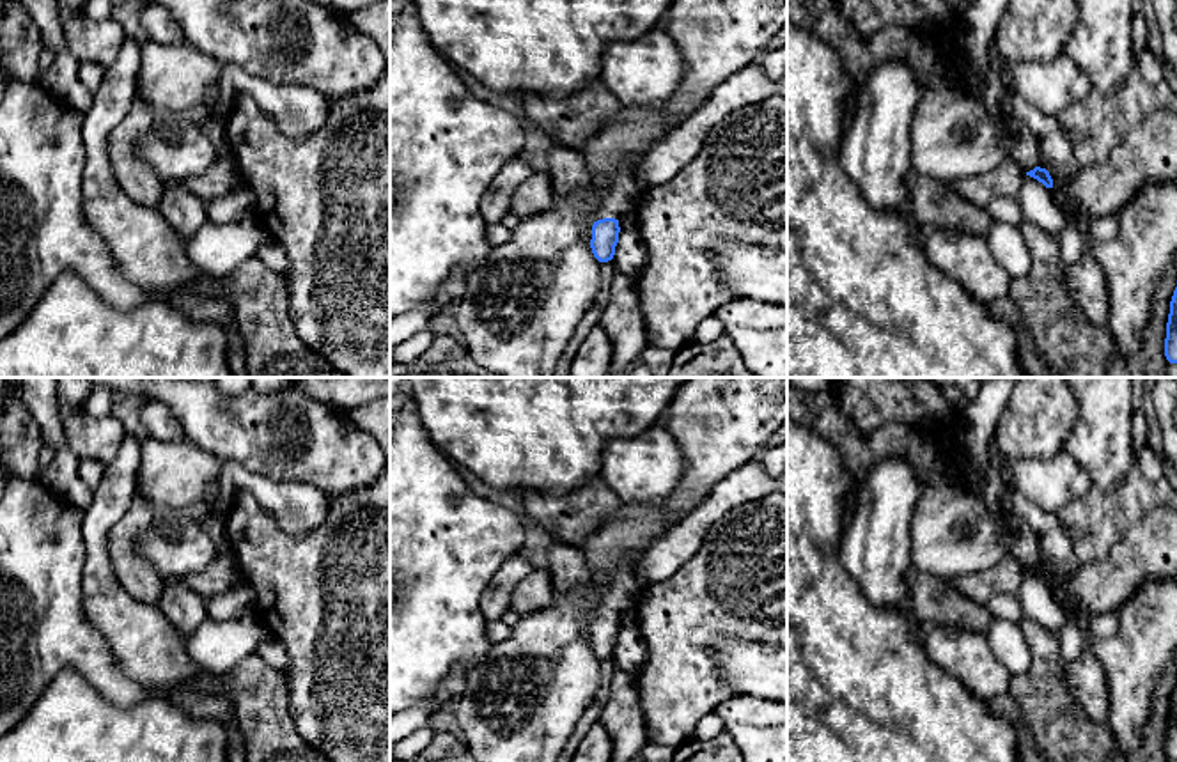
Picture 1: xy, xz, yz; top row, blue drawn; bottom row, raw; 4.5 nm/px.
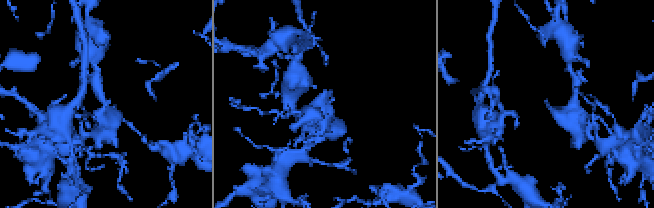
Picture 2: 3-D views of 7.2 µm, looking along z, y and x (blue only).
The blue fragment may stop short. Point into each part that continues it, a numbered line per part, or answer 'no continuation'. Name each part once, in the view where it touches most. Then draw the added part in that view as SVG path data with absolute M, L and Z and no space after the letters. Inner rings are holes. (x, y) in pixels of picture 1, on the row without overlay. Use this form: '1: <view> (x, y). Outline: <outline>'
1: xz (623, 594). Outline: M635 556L627 558L620 571L617 571L610 579L604 592L601 592L596 606L594 606L594 618L603 615L615 615L627 610L635 610L642 590L635 581L635 569L638 560Z

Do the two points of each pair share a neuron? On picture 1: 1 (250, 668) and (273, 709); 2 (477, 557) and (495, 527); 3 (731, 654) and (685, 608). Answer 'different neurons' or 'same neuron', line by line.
1: same neuron
2: same neuron
3: different neurons

